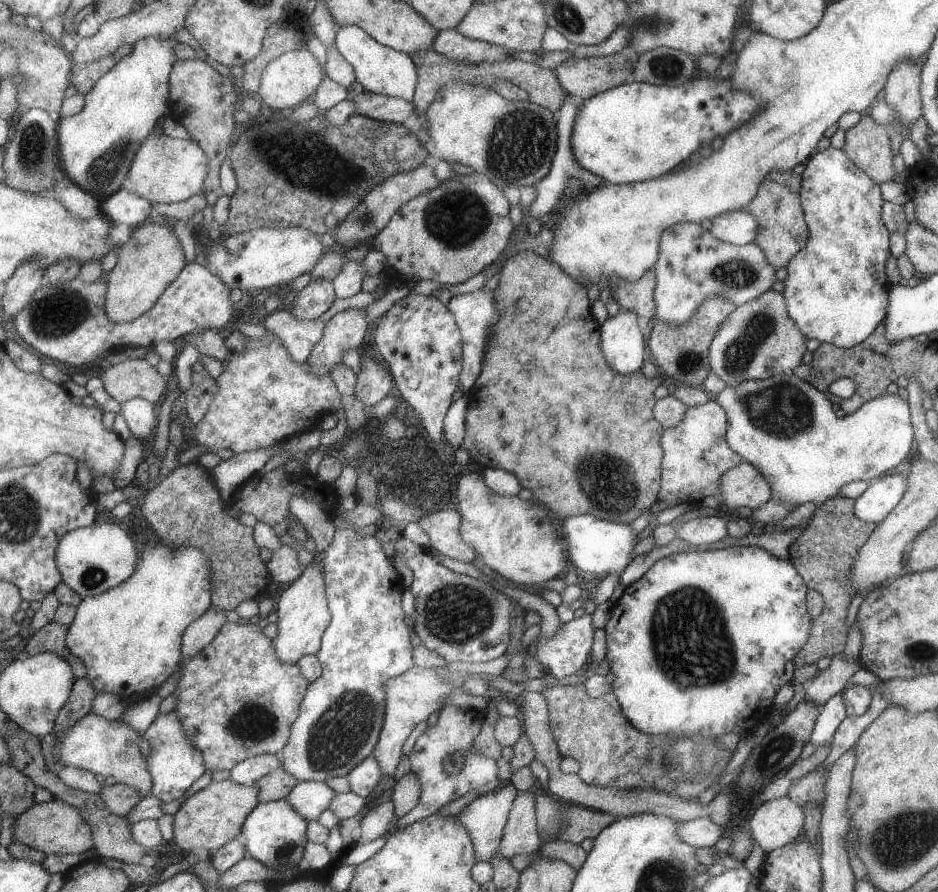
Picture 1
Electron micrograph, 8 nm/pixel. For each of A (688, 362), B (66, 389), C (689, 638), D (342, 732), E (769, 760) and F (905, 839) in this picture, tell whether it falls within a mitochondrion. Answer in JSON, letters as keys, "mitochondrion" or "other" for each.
{"A":"mitochondrion","B":"other","C":"mitochondrion","D":"mitochondrion","E":"mitochondrion","F":"mitochondrion"}

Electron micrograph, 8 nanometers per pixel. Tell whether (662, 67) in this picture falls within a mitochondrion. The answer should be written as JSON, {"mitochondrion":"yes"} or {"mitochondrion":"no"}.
{"mitochondrion":"yes"}

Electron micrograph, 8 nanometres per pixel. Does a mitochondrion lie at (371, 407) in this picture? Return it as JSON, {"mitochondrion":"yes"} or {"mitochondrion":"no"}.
{"mitochondrion":"no"}

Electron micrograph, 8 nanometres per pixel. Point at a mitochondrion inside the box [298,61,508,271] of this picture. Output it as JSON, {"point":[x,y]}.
{"point":[458,216]}

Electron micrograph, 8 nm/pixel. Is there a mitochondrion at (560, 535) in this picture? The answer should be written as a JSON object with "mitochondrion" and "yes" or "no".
{"mitochondrion":"no"}

